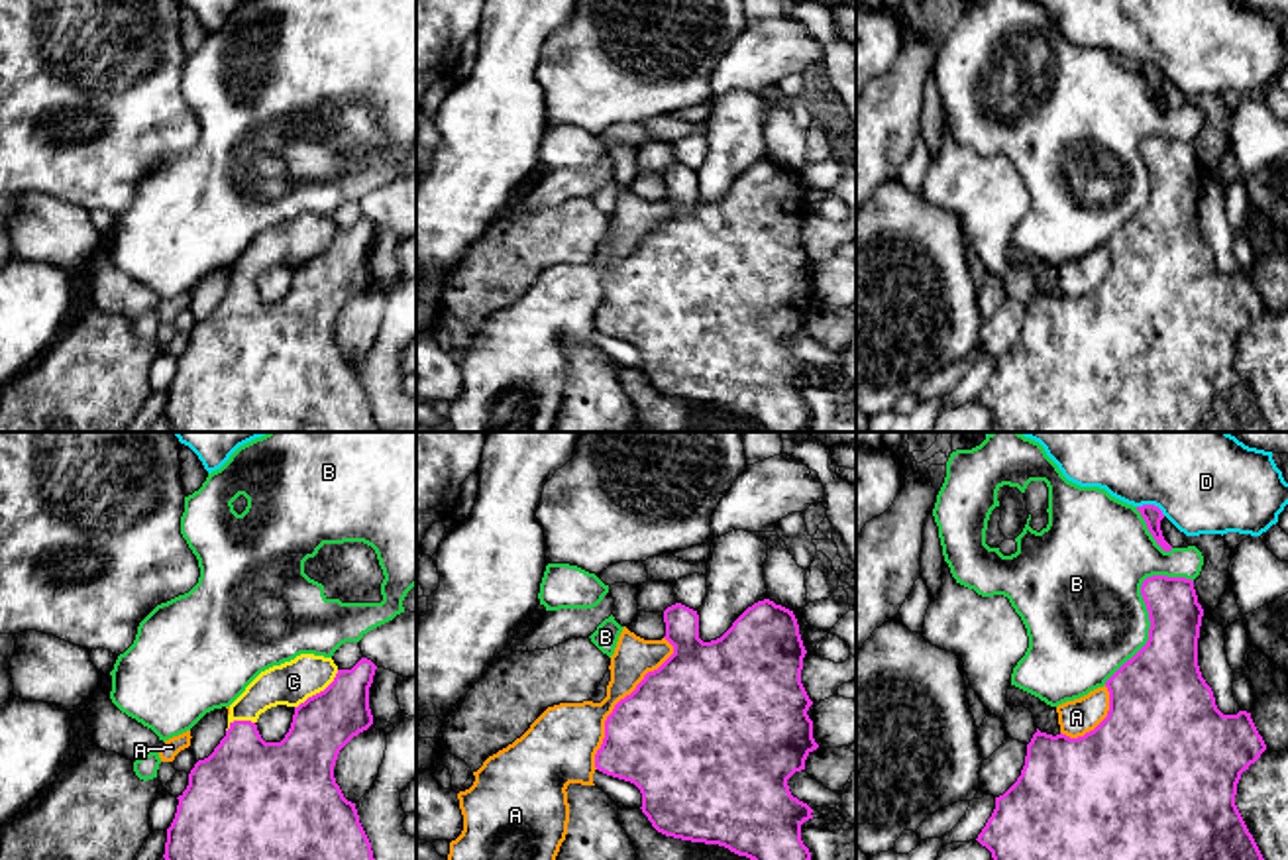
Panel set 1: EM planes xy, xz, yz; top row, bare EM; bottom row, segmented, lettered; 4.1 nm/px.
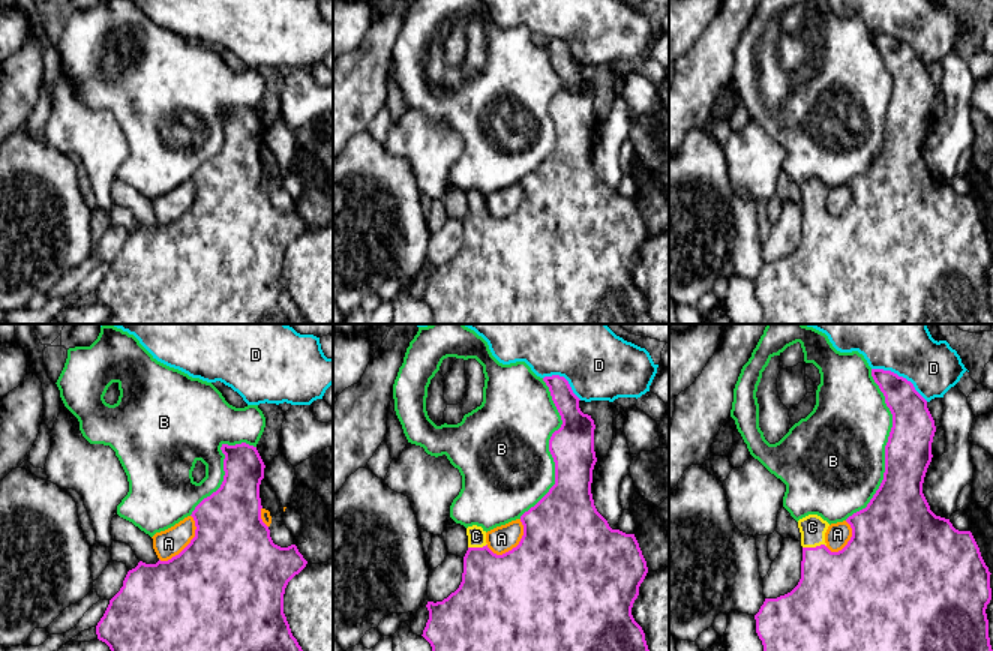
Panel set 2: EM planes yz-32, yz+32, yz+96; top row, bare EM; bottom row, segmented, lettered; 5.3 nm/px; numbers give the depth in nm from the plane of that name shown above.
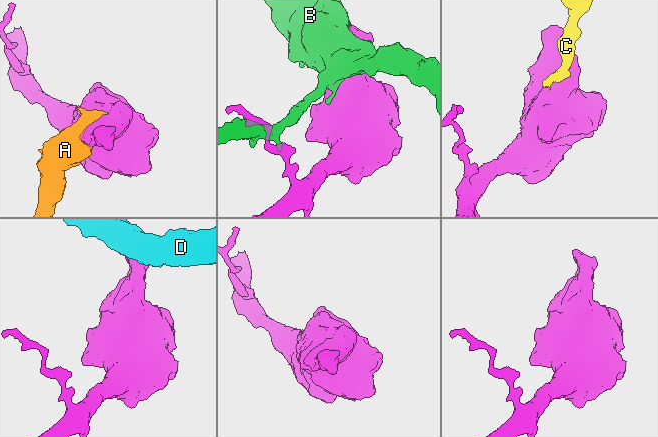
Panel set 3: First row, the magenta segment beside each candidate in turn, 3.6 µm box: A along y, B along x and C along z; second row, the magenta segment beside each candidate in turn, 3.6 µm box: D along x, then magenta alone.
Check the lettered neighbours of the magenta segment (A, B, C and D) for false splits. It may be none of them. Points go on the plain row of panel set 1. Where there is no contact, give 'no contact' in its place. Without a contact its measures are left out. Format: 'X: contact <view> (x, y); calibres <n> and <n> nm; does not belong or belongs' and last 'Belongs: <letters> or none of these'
A: contact xz (621, 260); calibres 480 and 260 nm; does not belong
B: contact yz (1147, 169); calibres 260 and 480 nm; does not belong
C: contact xy (321, 252); calibres 240 and 180 nm; belongs
D: contact yz (1151, 65); calibres 80 and 380 nm; does not belong
Belongs: C

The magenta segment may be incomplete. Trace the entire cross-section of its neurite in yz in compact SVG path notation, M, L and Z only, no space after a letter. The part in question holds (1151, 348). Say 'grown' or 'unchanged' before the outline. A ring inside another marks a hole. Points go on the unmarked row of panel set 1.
unchanged; M1153 135L1141 145L1149 200L1107 242L1107 277L1078 298L1037 289L1017 342L999 357L978 403L992 412L990 432L1272 432L1237 365L1241 334L1266 310L1251 273L1223 275L1198 226L1204 169L1194 141Z

